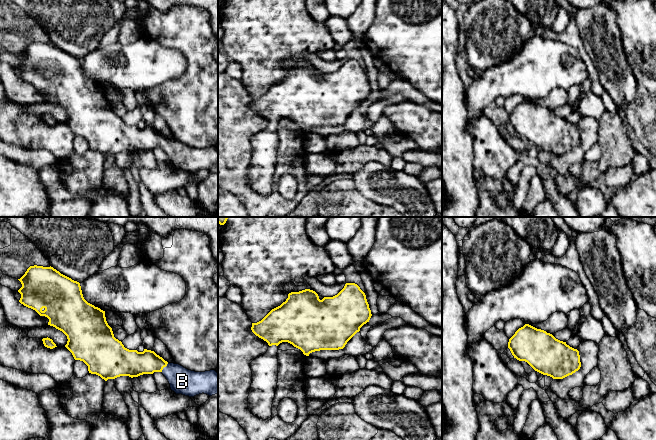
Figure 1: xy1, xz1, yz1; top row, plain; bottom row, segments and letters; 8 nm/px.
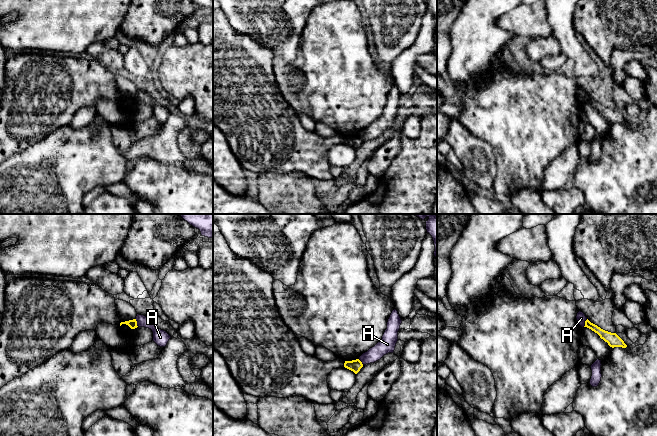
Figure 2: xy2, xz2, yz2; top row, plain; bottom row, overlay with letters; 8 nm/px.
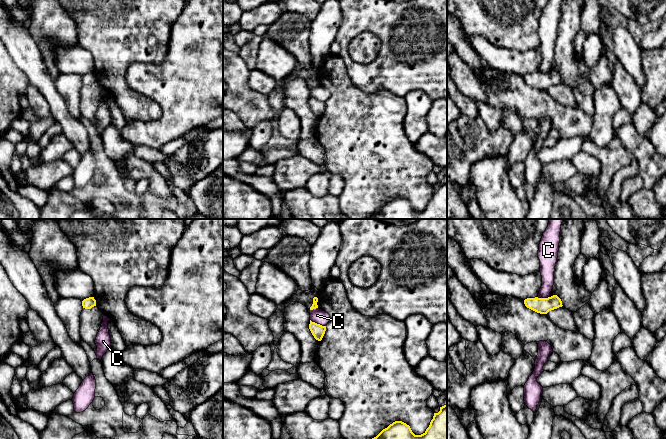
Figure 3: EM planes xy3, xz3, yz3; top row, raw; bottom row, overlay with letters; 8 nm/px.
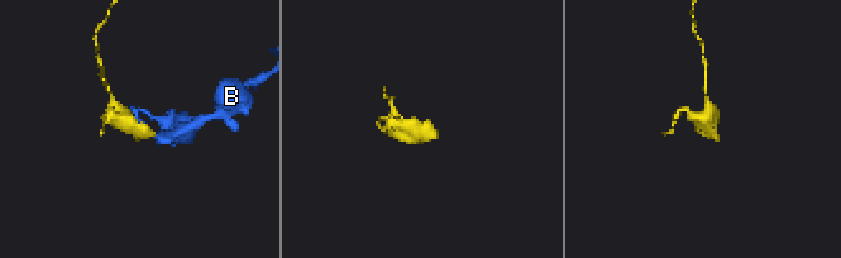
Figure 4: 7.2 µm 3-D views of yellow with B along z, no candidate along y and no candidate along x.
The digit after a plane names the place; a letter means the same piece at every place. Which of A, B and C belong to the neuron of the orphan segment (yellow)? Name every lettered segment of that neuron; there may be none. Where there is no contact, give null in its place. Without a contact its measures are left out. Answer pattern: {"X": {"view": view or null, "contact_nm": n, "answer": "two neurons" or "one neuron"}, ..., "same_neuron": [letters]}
{"A": {"view": "xy2", "contact_nm": 80, "answer": "two neurons"}, "B": {"view": "xy1", "contact_nm": 100, "answer": "one neuron"}, "C": {"view": "xz3", "contact_nm": 140, "answer": "two neurons"}, "same_neuron": ["B"]}

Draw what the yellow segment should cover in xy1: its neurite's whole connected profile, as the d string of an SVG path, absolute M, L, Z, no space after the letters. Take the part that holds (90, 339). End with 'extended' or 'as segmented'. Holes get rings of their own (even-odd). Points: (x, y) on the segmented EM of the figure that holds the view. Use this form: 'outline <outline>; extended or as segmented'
outline M30 266L25 274L18 279L22 287L19 302L35 310L40 316L49 319L48 325L62 331L67 336L65 347L72 353L75 360L83 361L91 374L102 379L115 379L120 376L138 377L143 374L161 372L176 394L194 397L199 394L209 396L218 394L218 373L215 370L195 372L179 364L169 363L154 351L144 349L143 352L129 350L121 341L114 337L108 325L105 311L88 303L82 294L80 283L61 274L53 267Z; extended

